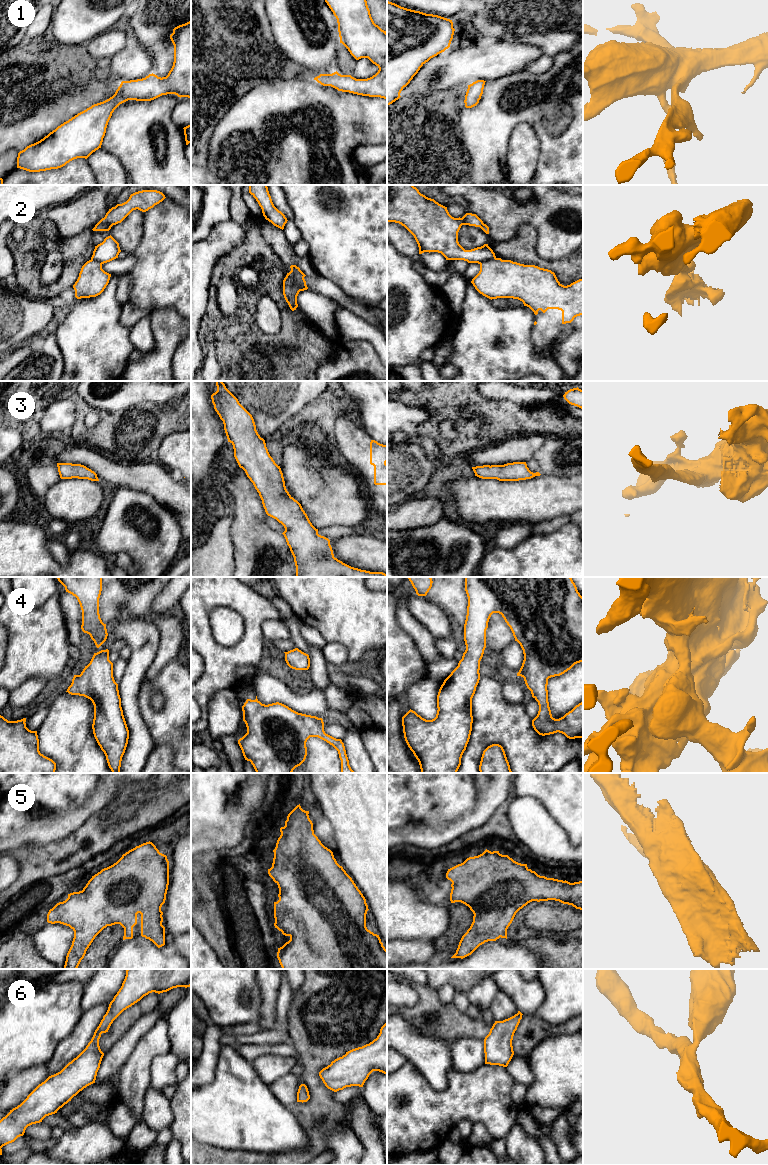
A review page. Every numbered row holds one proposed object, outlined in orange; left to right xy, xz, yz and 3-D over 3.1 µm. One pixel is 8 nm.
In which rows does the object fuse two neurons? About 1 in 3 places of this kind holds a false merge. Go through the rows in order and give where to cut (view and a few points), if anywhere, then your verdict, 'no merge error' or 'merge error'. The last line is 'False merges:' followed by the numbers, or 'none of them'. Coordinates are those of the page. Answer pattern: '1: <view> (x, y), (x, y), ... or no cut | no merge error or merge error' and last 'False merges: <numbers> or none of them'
1: no cut | no merge error
2: xz (286, 275), (300, 290) | merge error
3: no cut | no merge error
4: no cut | no merge error
5: no cut | no merge error
6: no cut | no merge error
False merges: 2

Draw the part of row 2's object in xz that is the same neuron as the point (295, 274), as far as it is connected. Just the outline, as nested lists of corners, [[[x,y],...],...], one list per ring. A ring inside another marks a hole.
[[[291,265],[290,268],[291,271],[287,273],[287,276],[294,281],[295,285],[300,289],[300,291],[307,290],[308,287],[304,279],[306,275],[296,265]]]

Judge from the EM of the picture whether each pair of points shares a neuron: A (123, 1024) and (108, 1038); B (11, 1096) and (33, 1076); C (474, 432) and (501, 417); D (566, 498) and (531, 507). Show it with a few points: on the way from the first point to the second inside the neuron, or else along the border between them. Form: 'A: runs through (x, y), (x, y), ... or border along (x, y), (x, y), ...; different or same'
A: runs through (119, 1028), (112, 1035); same
B: runs through (16, 1091), (28, 1080); same
C: runs through (481, 432), (486, 432), (494, 424); same
D: runs through (557, 498), (540, 498); same

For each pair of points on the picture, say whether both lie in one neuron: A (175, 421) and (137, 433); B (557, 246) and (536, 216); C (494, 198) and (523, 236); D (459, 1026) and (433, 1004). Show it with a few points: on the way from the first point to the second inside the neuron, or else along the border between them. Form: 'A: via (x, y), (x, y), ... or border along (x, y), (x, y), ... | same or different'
A: via (166, 422), (156, 422), (146, 427) | same
B: via (557, 239), (543, 223) | same
C: border along (520, 225), (513, 237), (498, 242) | different
D: via (453, 1024), (439, 1010) | same

